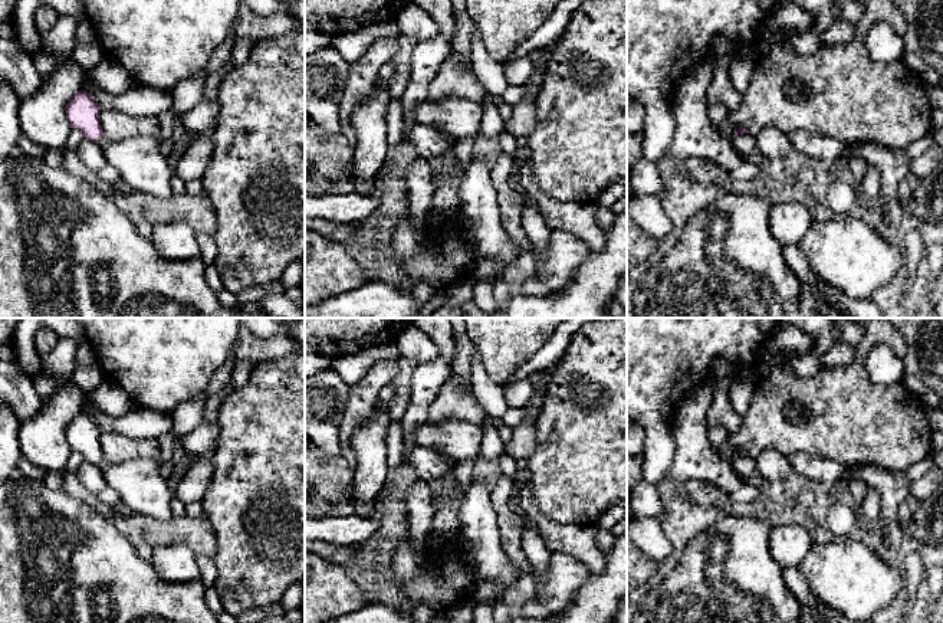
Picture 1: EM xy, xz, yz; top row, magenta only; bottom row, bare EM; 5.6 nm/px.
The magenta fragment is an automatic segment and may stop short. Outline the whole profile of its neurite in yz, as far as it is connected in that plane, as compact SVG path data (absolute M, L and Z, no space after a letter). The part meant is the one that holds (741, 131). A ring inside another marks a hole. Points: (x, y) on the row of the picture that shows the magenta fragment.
M740 128L733 134L732 145L748 164L763 164L765 158L756 145L755 135L748 128Z

